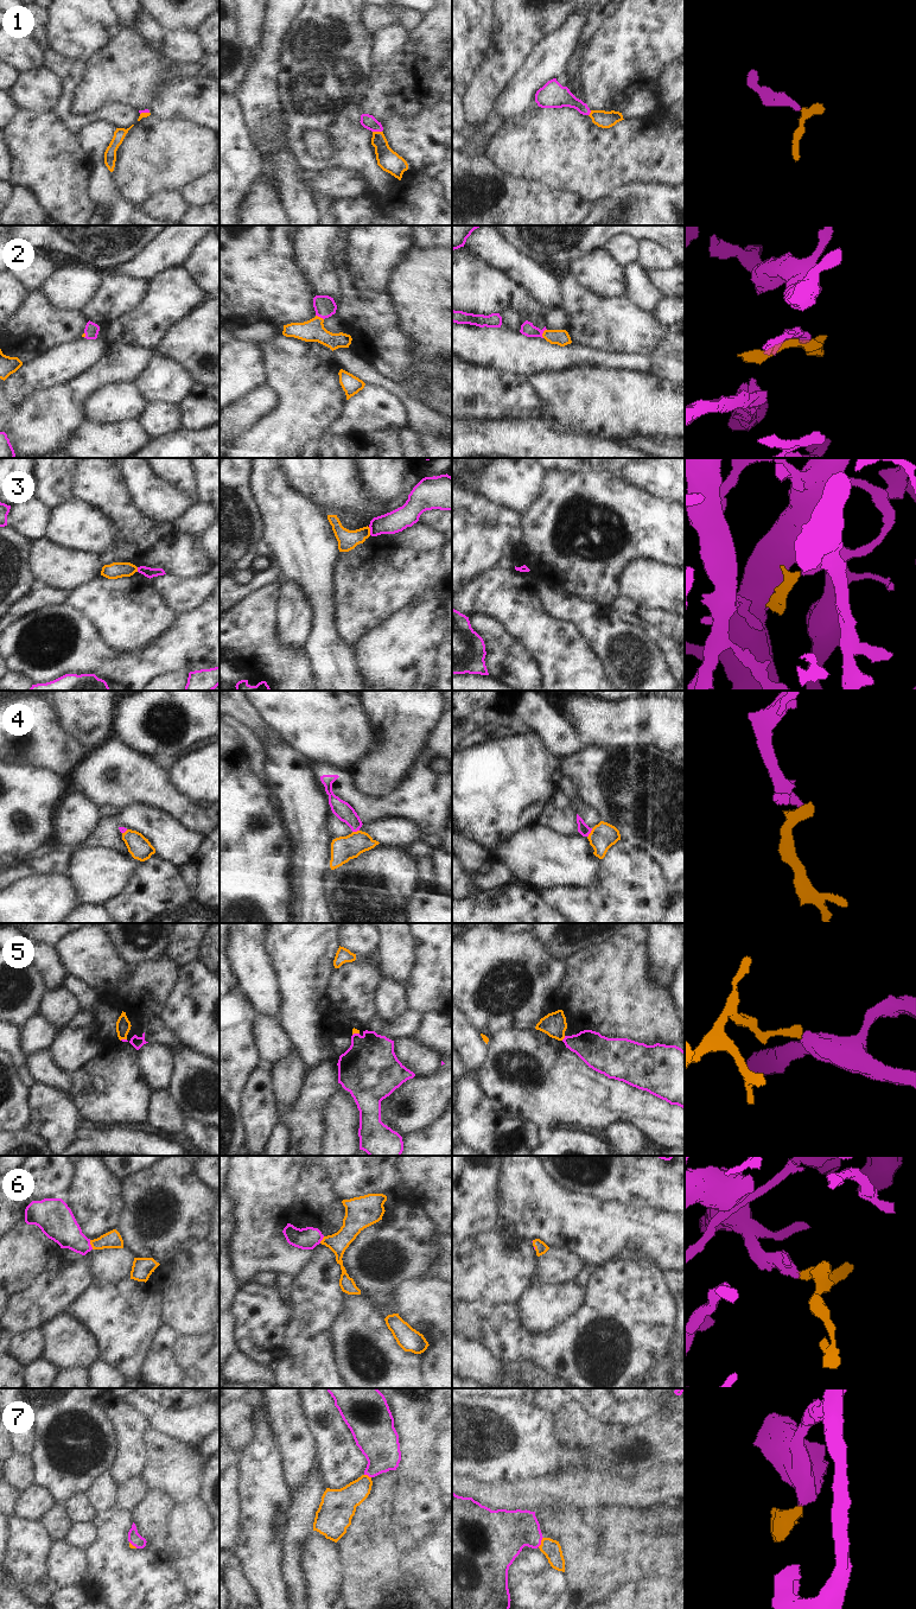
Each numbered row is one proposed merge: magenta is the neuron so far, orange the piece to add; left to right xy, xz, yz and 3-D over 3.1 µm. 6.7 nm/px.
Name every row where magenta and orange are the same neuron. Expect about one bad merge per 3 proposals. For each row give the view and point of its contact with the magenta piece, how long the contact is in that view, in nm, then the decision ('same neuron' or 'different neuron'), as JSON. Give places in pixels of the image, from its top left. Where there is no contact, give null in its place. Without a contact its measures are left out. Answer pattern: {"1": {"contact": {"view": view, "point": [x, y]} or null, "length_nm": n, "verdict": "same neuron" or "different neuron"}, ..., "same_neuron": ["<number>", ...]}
{"1": {"contact": {"view": "xz", "point": [377, 131]}, "length_nm": 60, "verdict": "same neuron"}, "2": {"contact": {"view": "yz", "point": [542, 332]}, "length_nm": 70, "verdict": "same neuron"}, "3": {"contact": {"view": "xz", "point": [370, 530]}, "length_nm": 60, "verdict": "different neuron"}, "4": {"contact": {"view": "yz", "point": [590, 832]}, "length_nm": 70, "verdict": "same neuron"}, "5": {"contact": {"view": "yz", "point": [564, 1038]}, "length_nm": 40, "verdict": "different neuron"}, "6": {"contact": {"view": "xy", "point": [90, 1245]}, "length_nm": 70, "verdict": "same neuron"}, "7": {"contact": {"view": "yz", "point": [540, 1541]}, "length_nm": 80, "verdict": "same neuron"}, "same_neuron": ["1", "2", "4", "6", "7"]}

